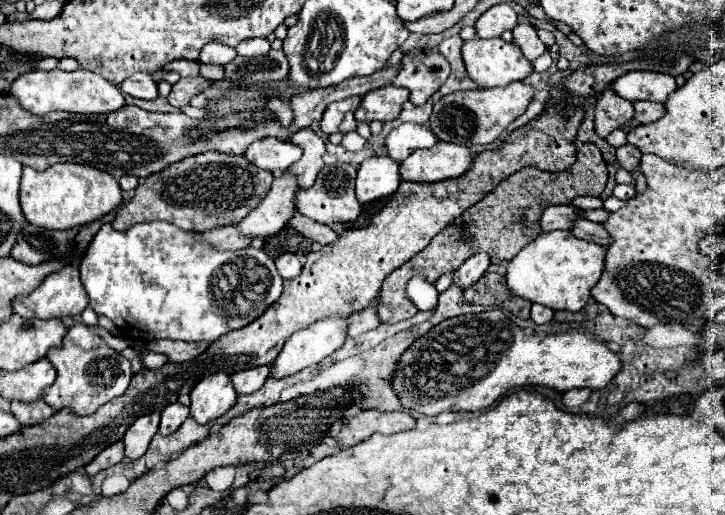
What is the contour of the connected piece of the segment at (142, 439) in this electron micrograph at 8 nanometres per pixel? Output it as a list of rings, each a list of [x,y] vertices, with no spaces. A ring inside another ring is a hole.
[[[152,412],[152,414],[144,414],[140,416],[124,434],[124,454],[130,458],[130,460],[136,460],[140,458],[152,436],[158,432],[158,424],[160,424],[160,414],[158,412]]]

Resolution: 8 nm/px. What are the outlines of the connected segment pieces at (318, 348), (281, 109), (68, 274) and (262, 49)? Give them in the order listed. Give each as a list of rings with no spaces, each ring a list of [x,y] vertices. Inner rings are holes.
[[[340,316],[322,318],[308,328],[294,332],[286,340],[282,352],[278,354],[272,376],[276,378],[290,376],[306,366],[324,360],[344,344],[346,332],[348,332],[348,318]]]
[[[271,98],[267,102],[267,106],[269,109],[272,109],[280,120],[280,123],[283,126],[288,126],[290,122],[293,120],[293,112],[290,108],[289,102],[286,99],[281,98]]]
[[[64,266],[62,270],[48,274],[34,292],[18,296],[12,302],[14,314],[22,318],[78,316],[86,306],[88,294],[80,284],[80,274],[74,266]]]
[[[254,38],[254,40],[244,40],[236,46],[236,52],[240,56],[246,56],[246,58],[256,58],[256,56],[262,56],[262,54],[268,54],[270,52],[270,42],[264,40],[264,38]]]

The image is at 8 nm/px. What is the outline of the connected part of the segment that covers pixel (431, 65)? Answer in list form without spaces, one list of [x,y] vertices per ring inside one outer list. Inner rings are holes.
[[[410,50],[402,58],[402,70],[394,78],[394,86],[410,90],[410,102],[424,104],[448,78],[450,64],[432,50]]]

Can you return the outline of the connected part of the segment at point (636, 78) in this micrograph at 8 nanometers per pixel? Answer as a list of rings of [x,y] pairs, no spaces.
[[[628,72],[612,82],[612,88],[618,96],[636,102],[652,100],[666,102],[666,98],[676,90],[674,76],[662,72]]]

